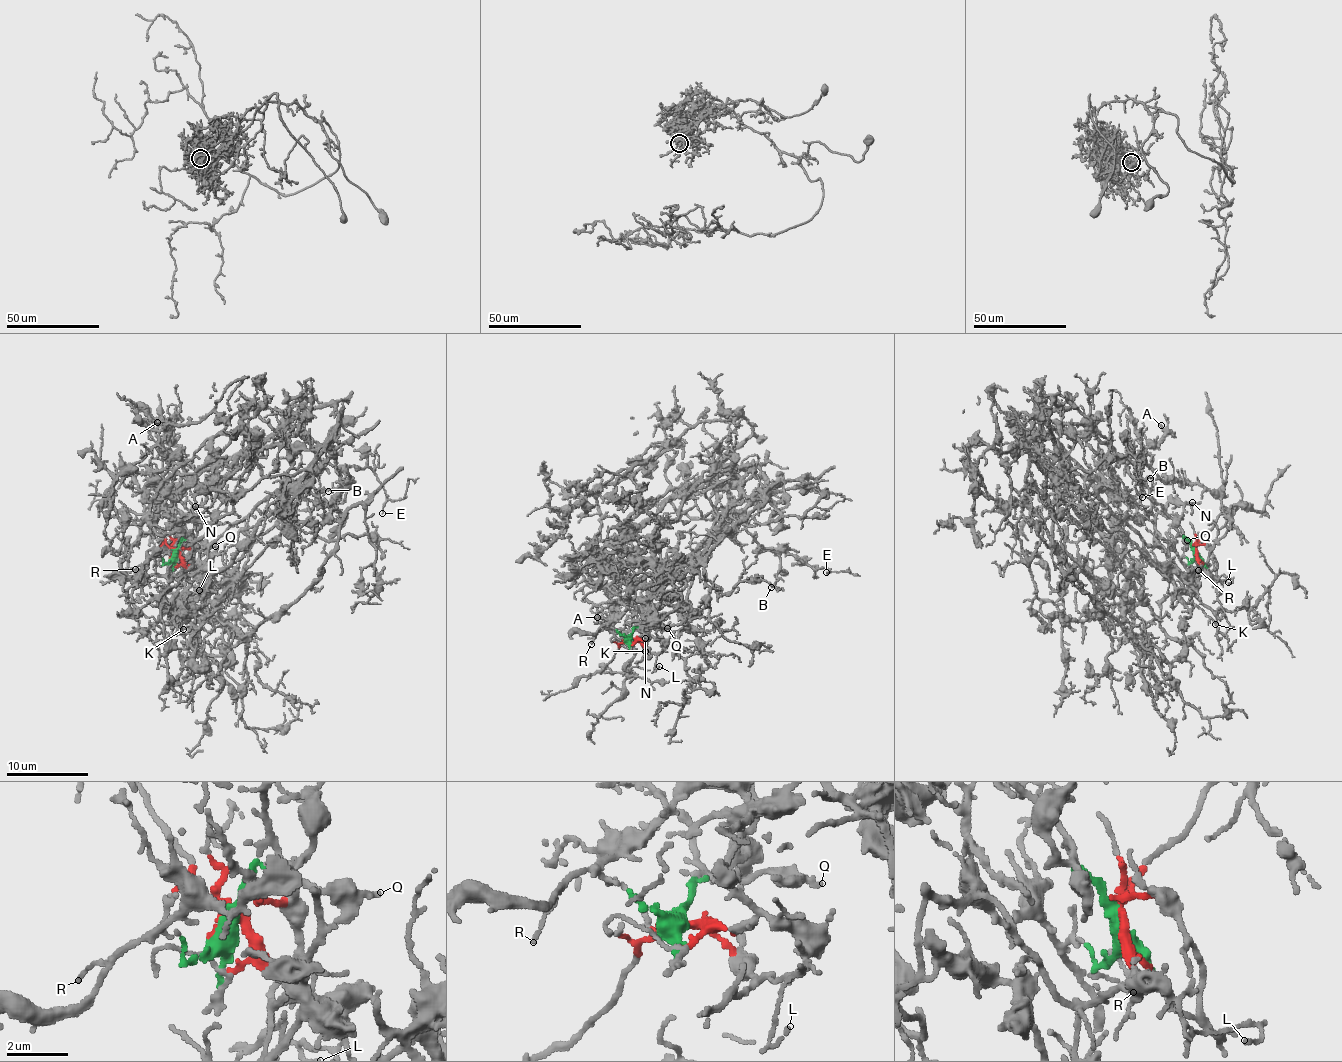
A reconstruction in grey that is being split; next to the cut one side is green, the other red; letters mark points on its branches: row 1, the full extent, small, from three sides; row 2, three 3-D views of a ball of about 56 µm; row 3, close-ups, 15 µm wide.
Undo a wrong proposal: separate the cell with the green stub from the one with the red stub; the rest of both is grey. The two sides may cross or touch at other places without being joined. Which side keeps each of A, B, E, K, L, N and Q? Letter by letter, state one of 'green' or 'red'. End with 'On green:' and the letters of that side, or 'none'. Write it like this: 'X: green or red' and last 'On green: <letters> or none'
A: green
B: red
E: red
K: red
L: red
N: green
Q: green
On green: A, N, Q

